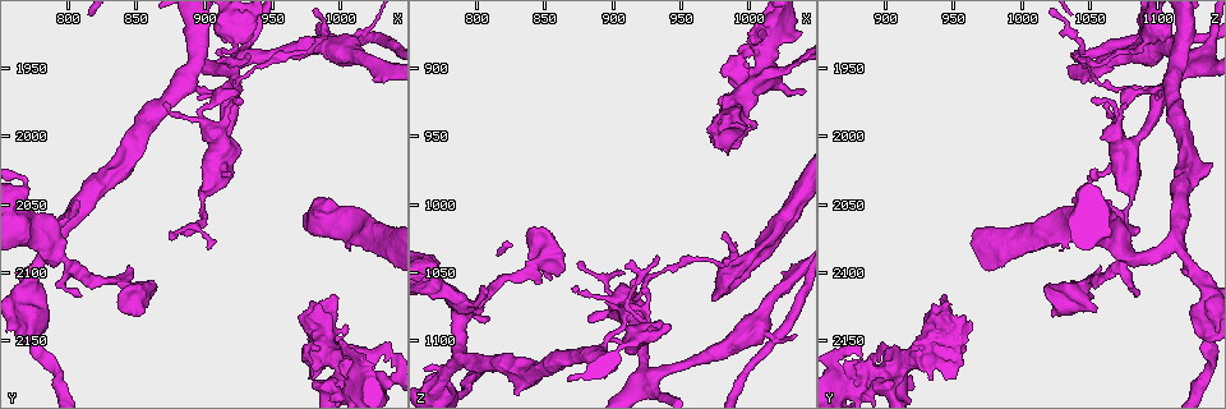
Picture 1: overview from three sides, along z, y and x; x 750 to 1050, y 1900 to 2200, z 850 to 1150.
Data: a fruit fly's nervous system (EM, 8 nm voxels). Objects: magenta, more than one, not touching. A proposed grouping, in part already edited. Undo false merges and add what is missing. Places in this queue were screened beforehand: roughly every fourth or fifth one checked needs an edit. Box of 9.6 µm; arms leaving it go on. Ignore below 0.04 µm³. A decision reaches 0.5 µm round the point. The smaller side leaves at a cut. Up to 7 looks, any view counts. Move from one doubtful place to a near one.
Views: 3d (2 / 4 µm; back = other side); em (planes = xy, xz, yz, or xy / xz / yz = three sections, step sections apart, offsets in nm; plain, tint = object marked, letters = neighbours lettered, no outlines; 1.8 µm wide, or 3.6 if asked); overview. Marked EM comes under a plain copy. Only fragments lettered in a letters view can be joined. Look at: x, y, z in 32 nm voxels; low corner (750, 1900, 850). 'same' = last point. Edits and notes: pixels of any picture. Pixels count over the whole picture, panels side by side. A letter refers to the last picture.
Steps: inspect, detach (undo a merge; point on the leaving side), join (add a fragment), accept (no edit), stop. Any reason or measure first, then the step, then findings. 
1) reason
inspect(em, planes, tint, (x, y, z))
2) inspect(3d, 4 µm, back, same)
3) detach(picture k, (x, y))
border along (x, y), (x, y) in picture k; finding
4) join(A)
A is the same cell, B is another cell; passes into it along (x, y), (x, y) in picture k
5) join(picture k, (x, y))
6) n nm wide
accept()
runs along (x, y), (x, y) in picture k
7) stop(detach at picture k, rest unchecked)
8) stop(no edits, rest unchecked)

inspect(em, xz, step 16, letters, (926, 1966, 1072))

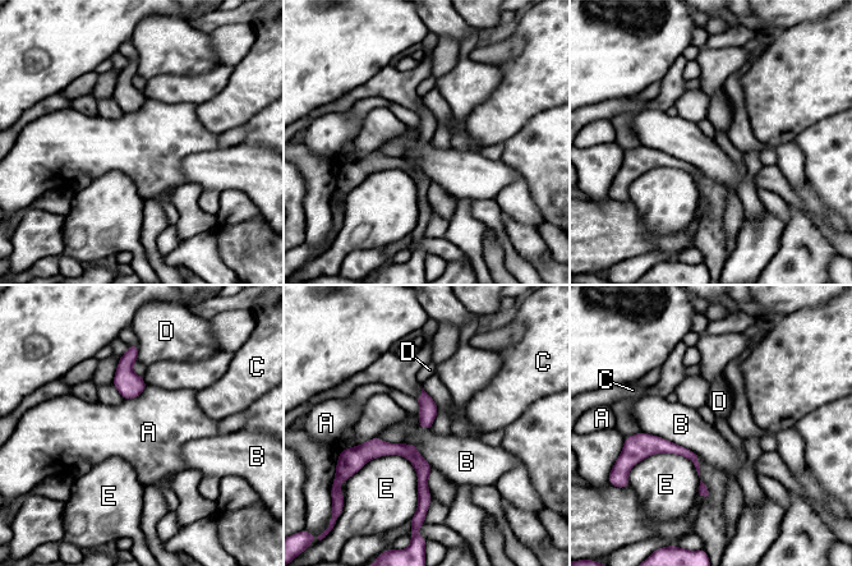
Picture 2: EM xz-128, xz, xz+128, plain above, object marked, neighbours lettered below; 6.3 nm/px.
detach(picture 2, (424, 469))
A, B, C, D and E are other cells; border along (404, 445), (415, 460), (417, 469) in picture 2; a second neuron is stuck on

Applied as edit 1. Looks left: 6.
branch stops here
inspect(em, planes, letters, (980, 2124, 944))

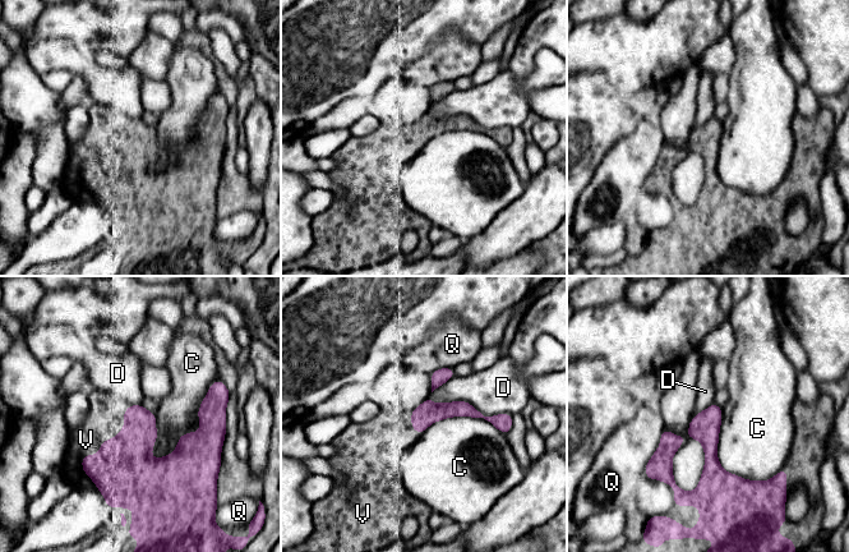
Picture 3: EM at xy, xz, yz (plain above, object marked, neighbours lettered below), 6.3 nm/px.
join(V)
V is the same cell, C, D and Q are other cells; the neuron continues

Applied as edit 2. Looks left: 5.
inspect(em, 3.6 µm, xy, step 4, tint, (1004, 2178, 908))

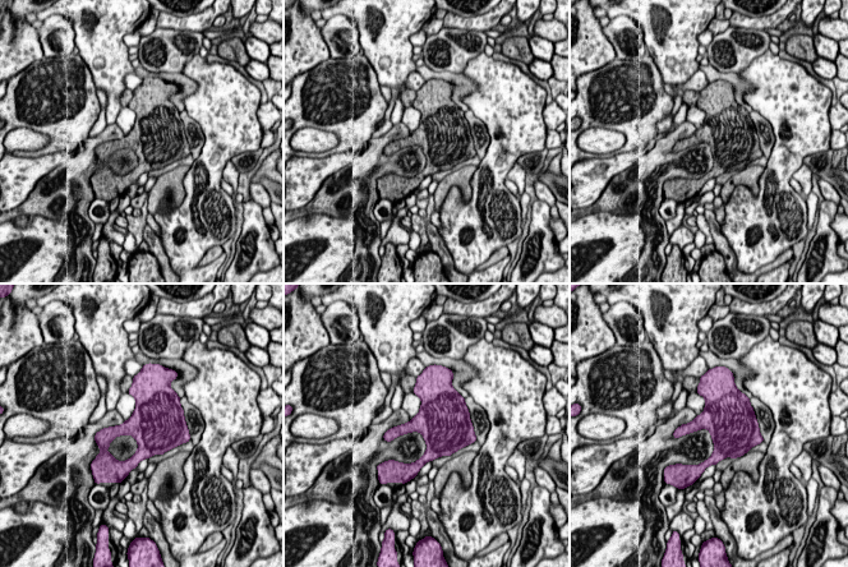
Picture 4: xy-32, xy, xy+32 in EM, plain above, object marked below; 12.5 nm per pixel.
inspect(em, 3.6 µm, planes, tint, same)

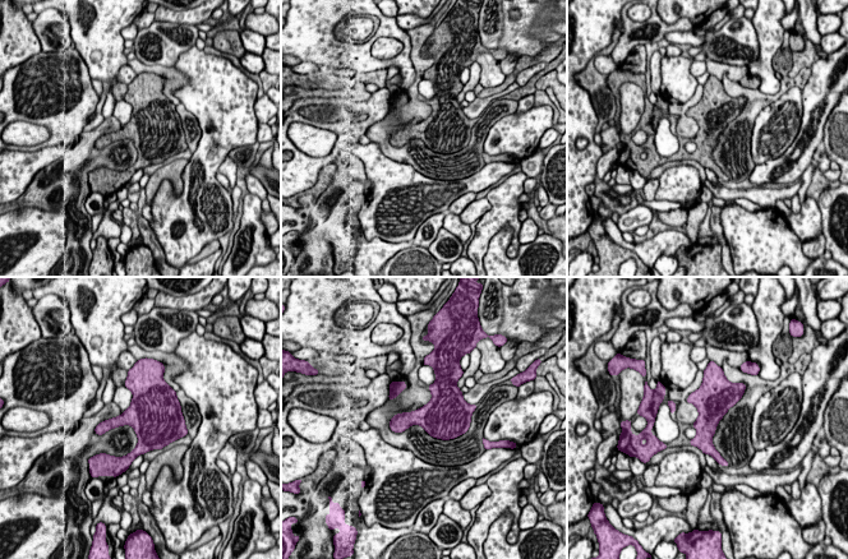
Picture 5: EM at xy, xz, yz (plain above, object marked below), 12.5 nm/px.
inspect(em, 3.6 µm, planes, letters, same)

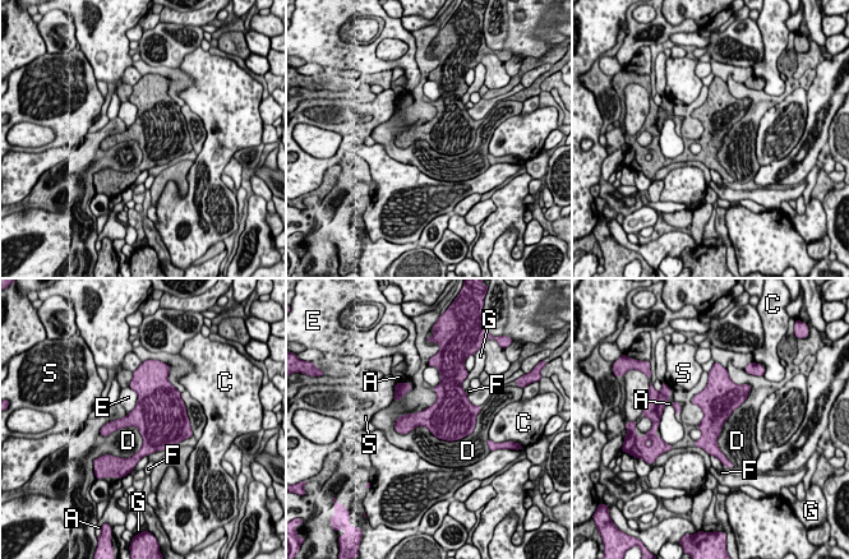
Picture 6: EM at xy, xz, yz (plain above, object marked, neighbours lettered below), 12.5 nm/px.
accept()
A, C, D, E, F, G and S are other cells; border along (393, 423), (447, 440), (473, 432) in picture 6; continuous, no second neuron

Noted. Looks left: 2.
stop(detach at picture 2, join at picture 3, rest unchecked)

